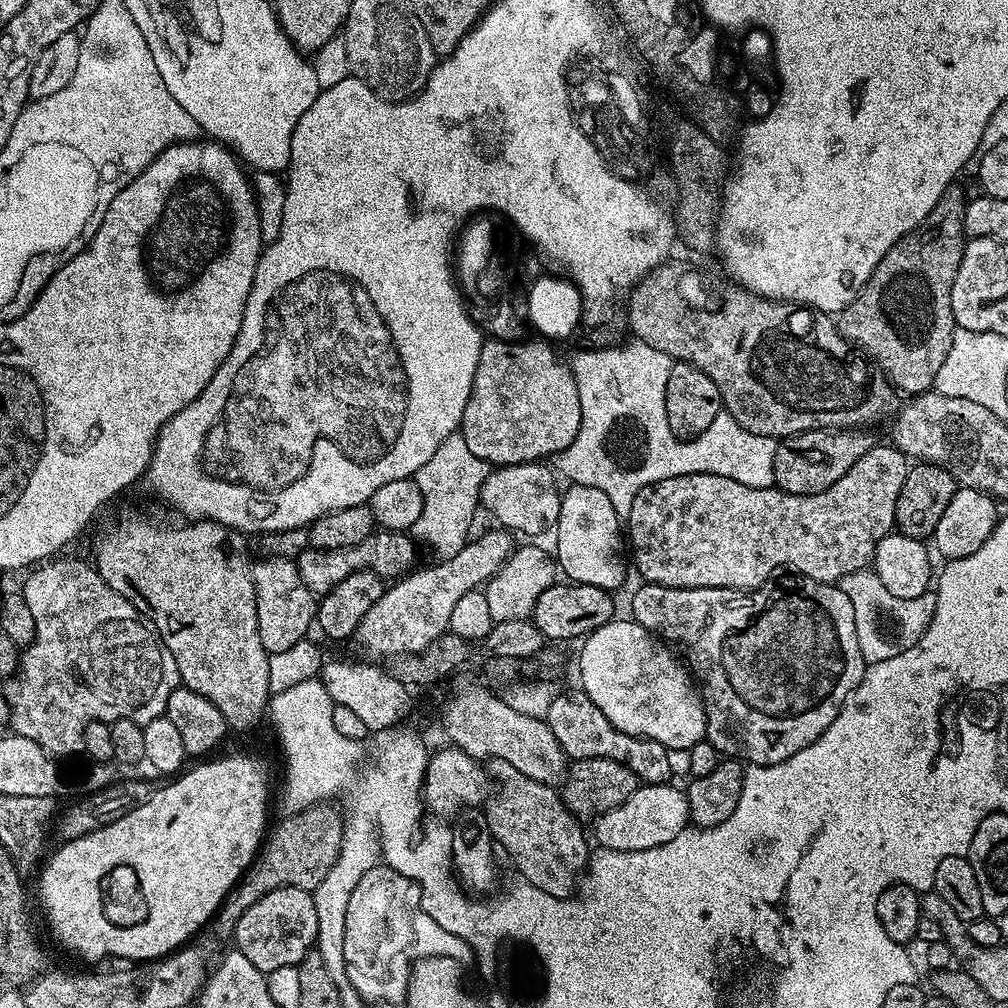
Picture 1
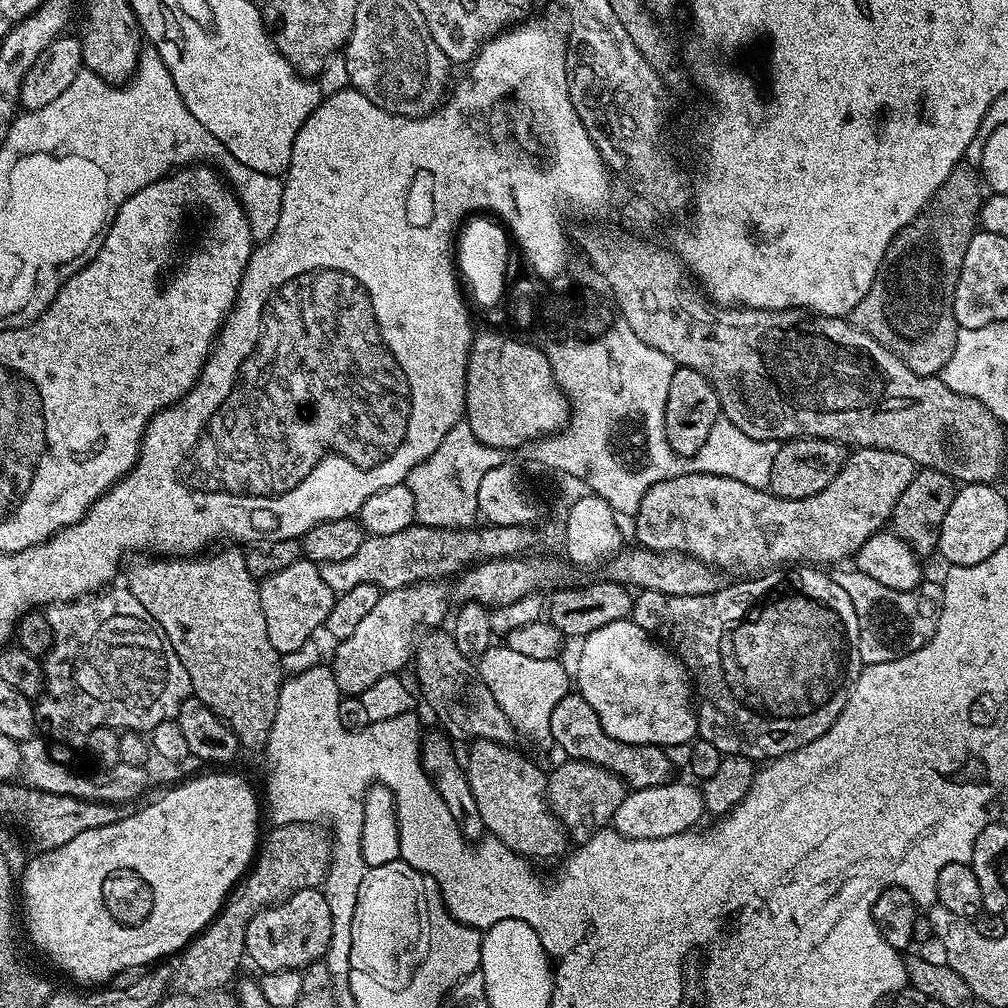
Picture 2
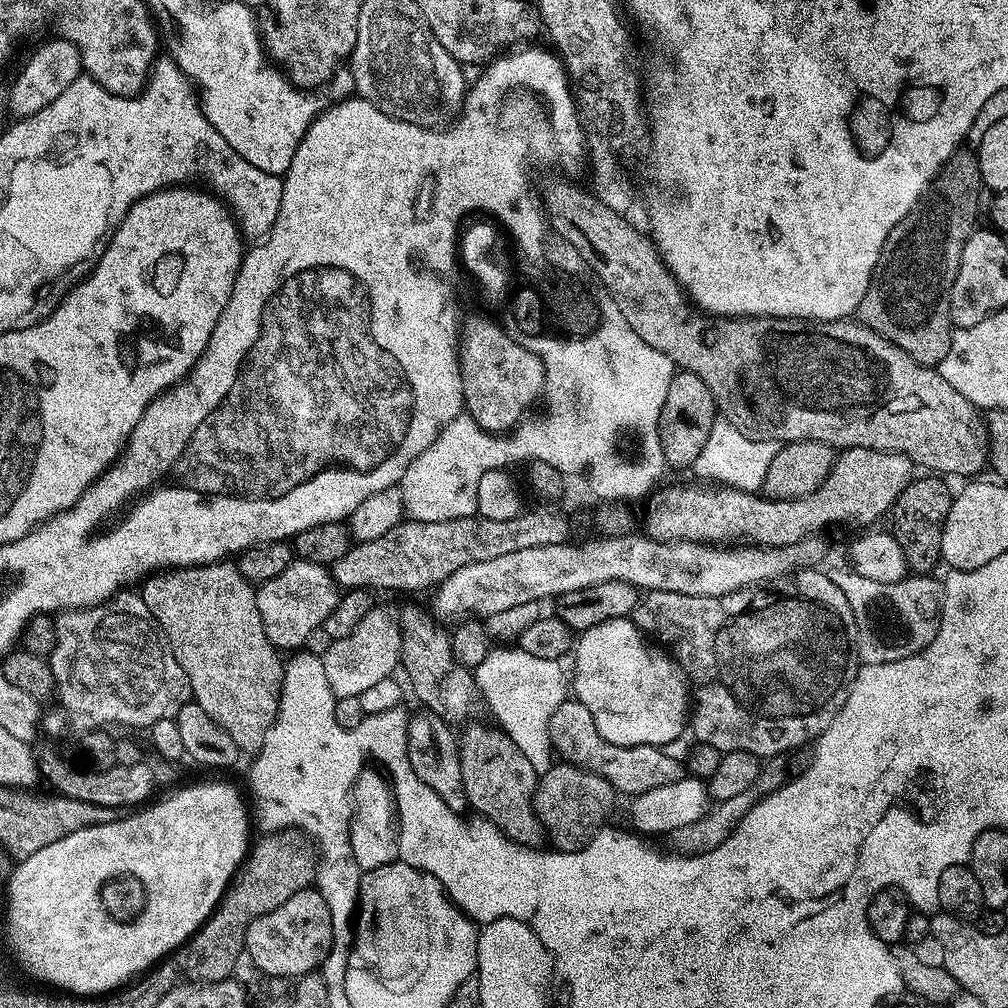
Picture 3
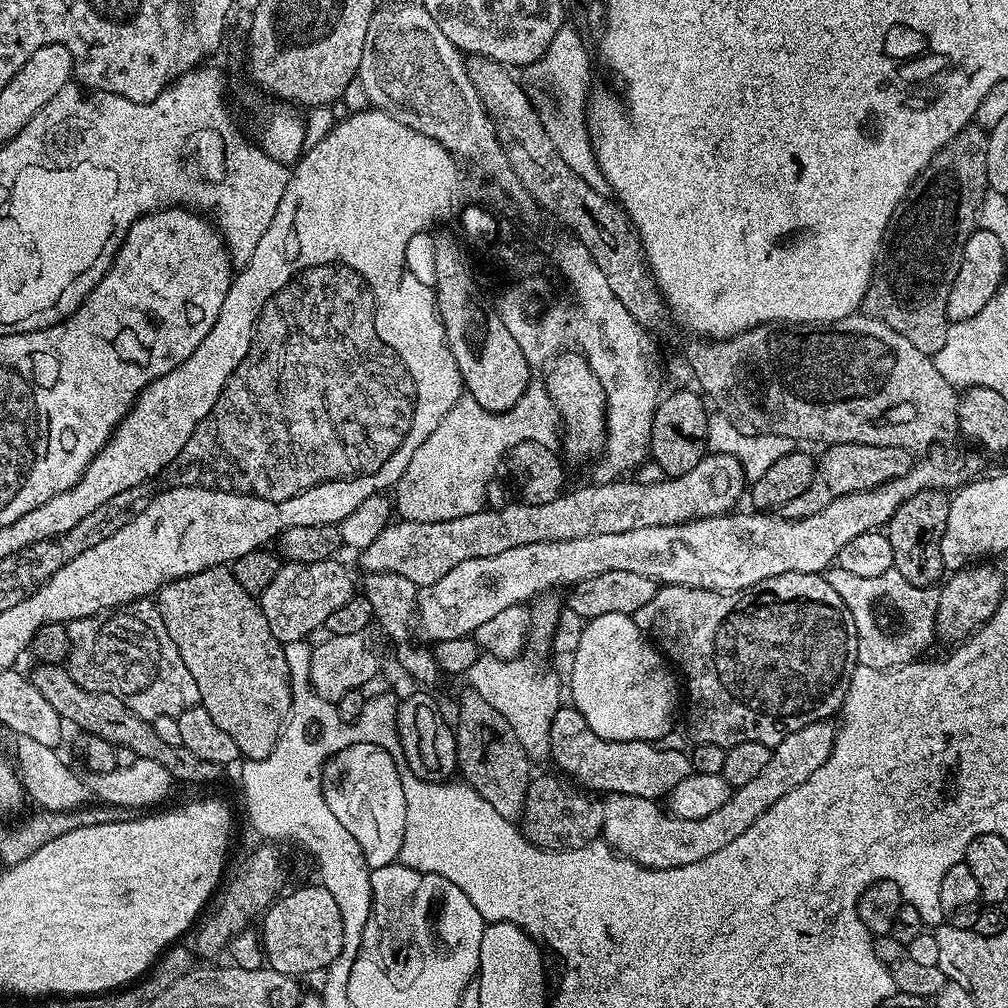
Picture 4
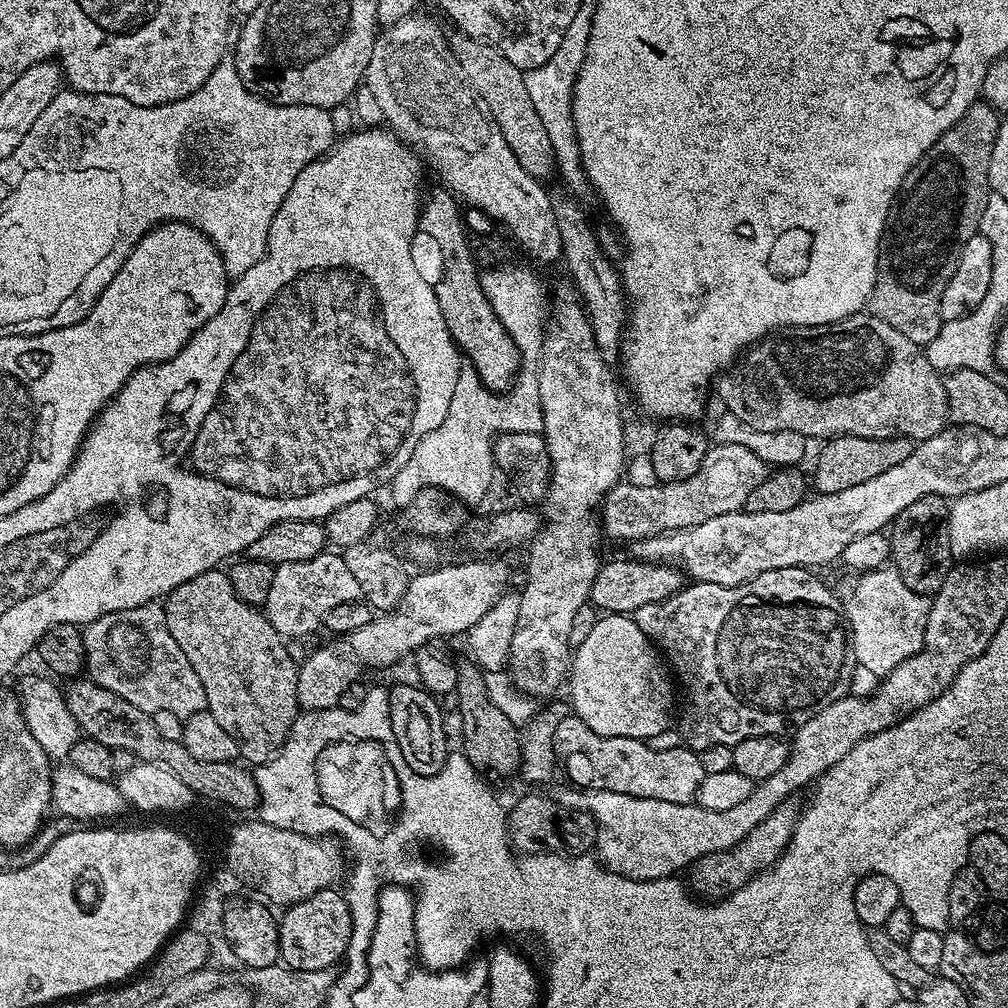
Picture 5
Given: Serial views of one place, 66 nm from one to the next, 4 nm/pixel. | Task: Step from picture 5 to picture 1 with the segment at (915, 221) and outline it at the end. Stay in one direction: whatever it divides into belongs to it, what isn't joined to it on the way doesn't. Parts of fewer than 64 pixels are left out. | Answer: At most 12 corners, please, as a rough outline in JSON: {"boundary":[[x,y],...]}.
{"boundary":[[966,195],[878,262],[840,333],[907,394],[950,354]]}

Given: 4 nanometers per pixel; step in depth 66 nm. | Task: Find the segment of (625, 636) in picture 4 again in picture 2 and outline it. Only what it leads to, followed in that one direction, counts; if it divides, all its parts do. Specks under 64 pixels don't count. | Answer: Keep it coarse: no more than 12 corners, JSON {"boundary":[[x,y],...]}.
{"boundary":[[633,620],[583,637],[578,694],[610,738],[698,736],[694,685]]}

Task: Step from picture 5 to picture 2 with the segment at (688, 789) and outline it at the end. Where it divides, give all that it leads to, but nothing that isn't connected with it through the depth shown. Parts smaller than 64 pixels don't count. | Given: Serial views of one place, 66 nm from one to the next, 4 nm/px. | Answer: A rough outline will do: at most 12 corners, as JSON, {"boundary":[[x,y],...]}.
{"boundary":[[579,694],[550,717],[551,743],[629,789],[662,786],[674,765],[658,744],[610,738]]}

